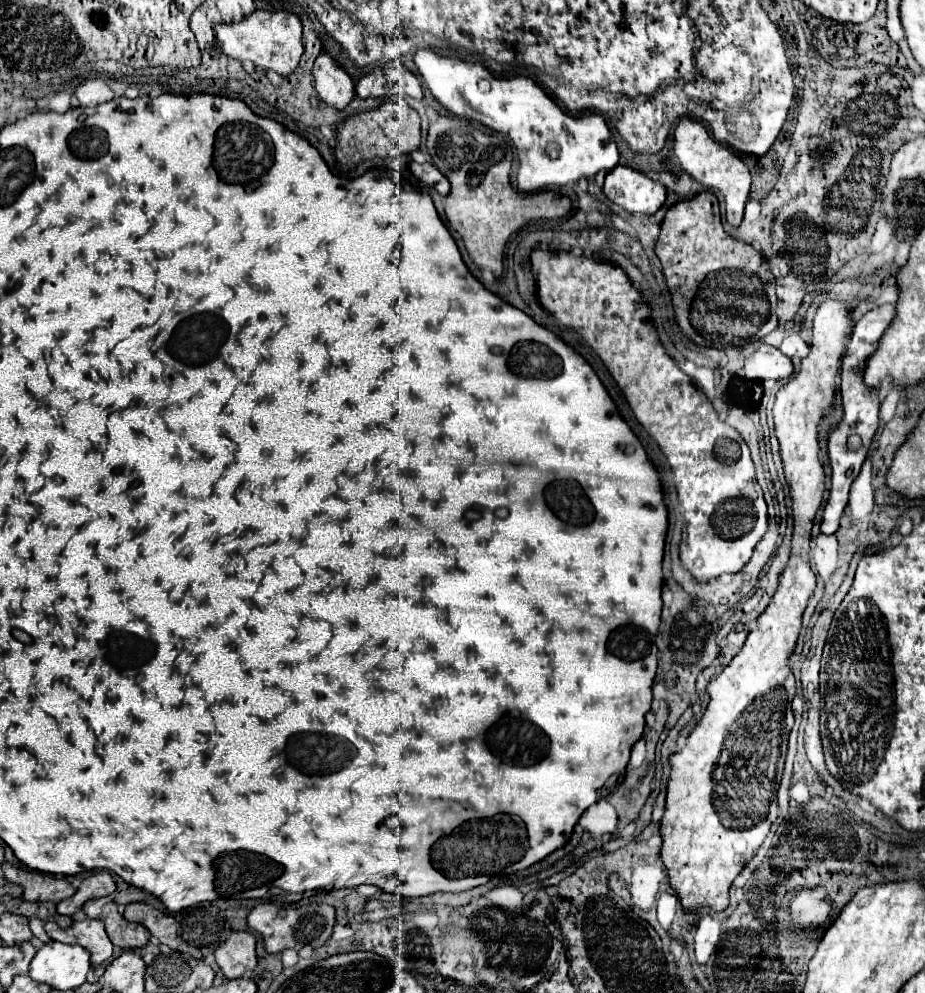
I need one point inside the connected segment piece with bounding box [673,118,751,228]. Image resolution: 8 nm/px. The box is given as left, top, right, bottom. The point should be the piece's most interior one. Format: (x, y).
(711, 163)

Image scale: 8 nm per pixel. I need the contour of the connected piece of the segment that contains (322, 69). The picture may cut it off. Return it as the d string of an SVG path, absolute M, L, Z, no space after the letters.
M321 52L313 64L313 78L317 94L331 108L343 110L355 98L353 80L325 52Z

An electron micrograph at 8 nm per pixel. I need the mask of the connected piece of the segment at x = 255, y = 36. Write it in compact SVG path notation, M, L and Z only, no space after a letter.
M255 10L243 22L237 24L217 24L215 38L225 56L235 58L239 62L251 60L259 70L275 70L281 76L289 76L303 54L303 36L301 36L301 20L291 12L267 12Z

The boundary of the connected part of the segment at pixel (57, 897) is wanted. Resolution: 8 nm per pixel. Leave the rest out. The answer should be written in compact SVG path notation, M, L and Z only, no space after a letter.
M9 862L3 864L5 878L9 882L17 882L23 886L23 898L29 902L61 902L65 898L71 898L75 894L75 888L61 876L29 870L29 868L17 868Z

